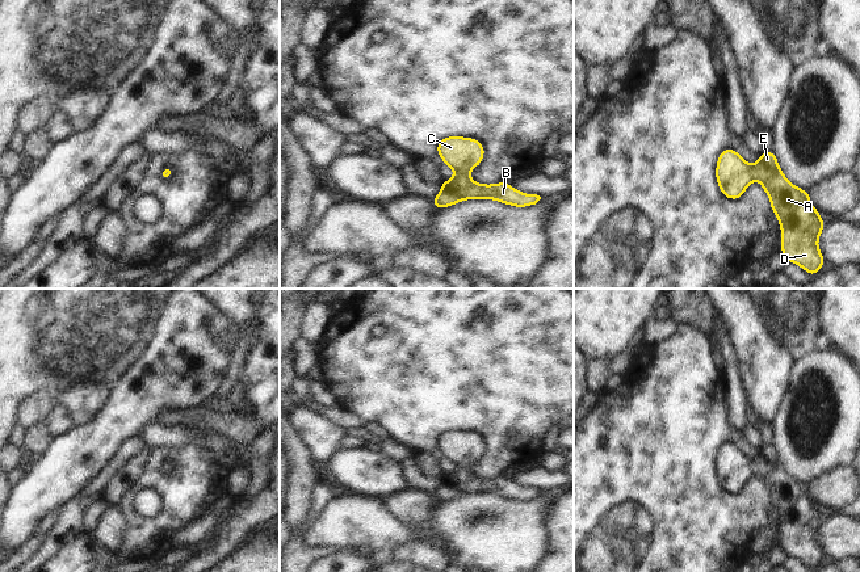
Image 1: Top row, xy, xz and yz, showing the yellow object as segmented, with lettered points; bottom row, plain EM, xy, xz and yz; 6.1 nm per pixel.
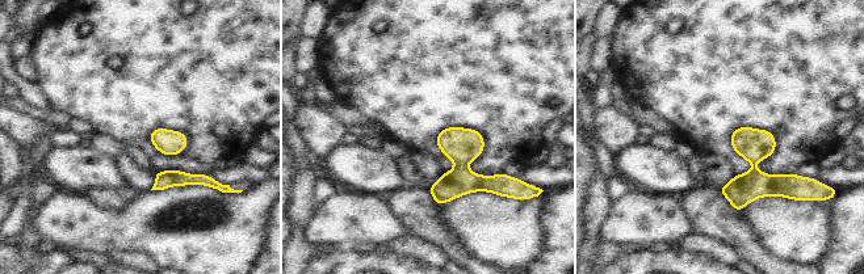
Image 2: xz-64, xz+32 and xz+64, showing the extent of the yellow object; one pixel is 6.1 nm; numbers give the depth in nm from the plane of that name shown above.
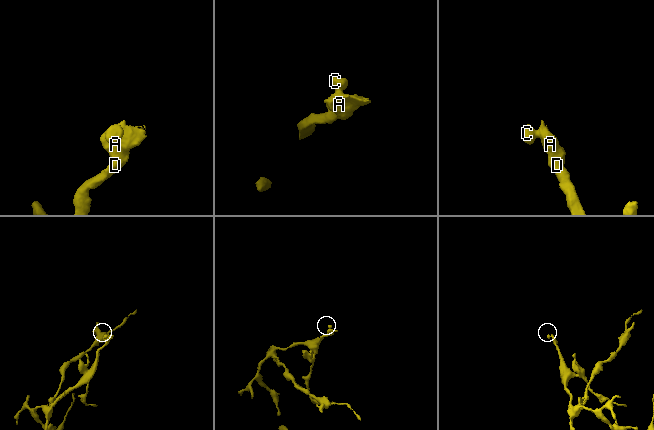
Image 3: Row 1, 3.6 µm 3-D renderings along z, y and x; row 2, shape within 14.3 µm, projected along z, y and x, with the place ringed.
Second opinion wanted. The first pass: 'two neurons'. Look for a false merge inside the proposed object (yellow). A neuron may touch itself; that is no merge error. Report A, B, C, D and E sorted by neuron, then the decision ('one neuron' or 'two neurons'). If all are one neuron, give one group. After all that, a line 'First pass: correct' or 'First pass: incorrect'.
groups A B C D E; one neuron
First pass: incorrect

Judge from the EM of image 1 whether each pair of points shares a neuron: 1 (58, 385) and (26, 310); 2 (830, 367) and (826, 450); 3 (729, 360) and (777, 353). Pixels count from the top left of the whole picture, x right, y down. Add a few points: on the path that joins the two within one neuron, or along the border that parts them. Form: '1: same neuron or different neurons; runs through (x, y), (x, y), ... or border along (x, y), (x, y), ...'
1: same neuron; runs through (38, 370), (25, 357), (25, 329)
2: same neuron; runs through (835, 388), (840, 400), (840, 419), (835, 429)
3: different neurons; border along (726, 329), (738, 362), (738, 375), (745, 388)

